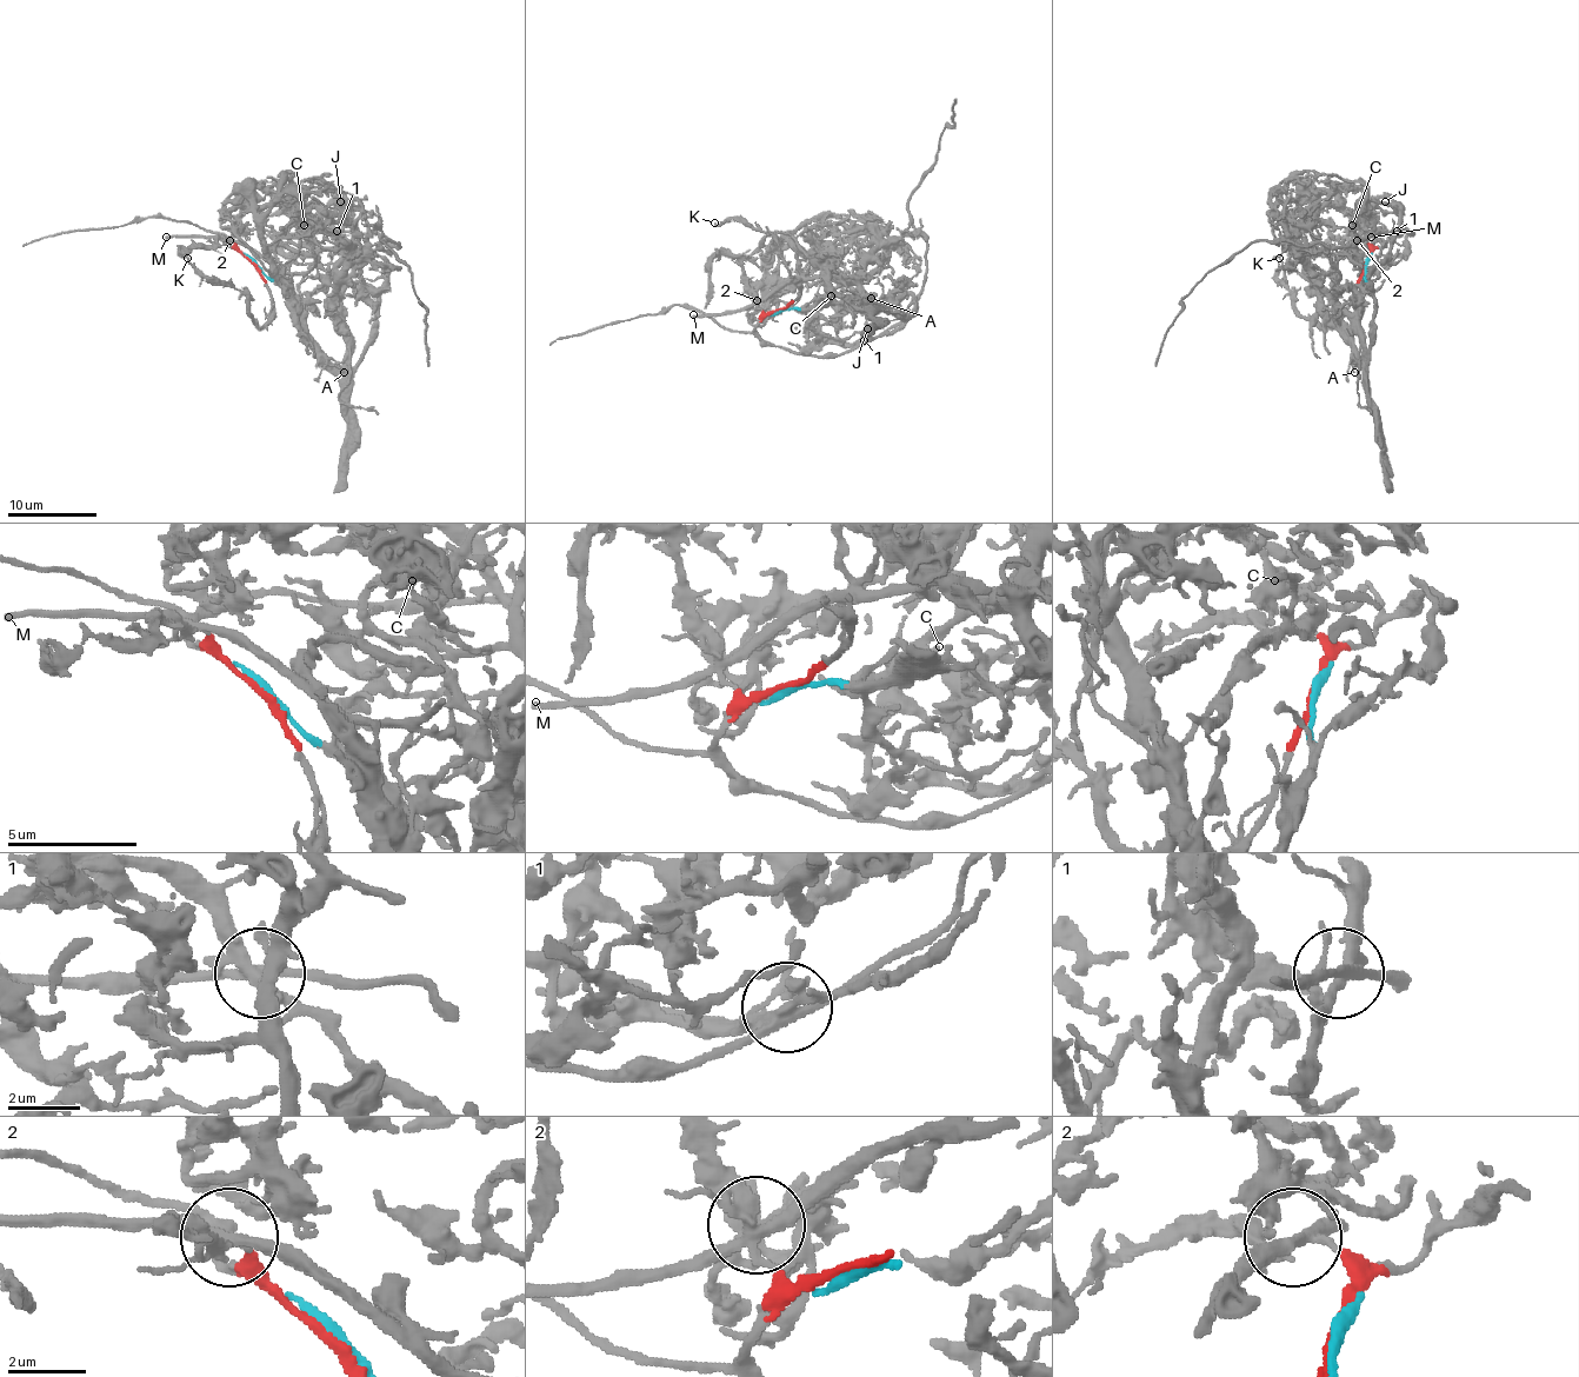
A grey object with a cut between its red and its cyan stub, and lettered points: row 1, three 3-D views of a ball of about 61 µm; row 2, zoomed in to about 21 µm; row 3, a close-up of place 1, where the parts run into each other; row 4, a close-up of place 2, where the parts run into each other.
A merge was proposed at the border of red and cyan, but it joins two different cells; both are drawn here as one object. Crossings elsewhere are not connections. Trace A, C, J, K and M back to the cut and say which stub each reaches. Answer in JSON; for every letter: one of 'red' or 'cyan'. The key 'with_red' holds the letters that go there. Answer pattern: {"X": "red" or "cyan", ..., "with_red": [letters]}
{"A": "cyan", "C": "cyan", "J": "cyan", "K": "red", "M": "cyan", "with_red": ["K"]}

